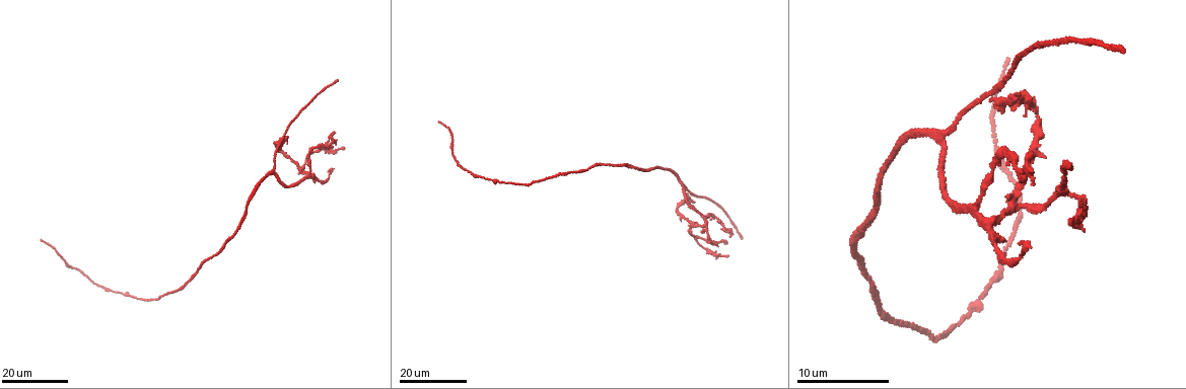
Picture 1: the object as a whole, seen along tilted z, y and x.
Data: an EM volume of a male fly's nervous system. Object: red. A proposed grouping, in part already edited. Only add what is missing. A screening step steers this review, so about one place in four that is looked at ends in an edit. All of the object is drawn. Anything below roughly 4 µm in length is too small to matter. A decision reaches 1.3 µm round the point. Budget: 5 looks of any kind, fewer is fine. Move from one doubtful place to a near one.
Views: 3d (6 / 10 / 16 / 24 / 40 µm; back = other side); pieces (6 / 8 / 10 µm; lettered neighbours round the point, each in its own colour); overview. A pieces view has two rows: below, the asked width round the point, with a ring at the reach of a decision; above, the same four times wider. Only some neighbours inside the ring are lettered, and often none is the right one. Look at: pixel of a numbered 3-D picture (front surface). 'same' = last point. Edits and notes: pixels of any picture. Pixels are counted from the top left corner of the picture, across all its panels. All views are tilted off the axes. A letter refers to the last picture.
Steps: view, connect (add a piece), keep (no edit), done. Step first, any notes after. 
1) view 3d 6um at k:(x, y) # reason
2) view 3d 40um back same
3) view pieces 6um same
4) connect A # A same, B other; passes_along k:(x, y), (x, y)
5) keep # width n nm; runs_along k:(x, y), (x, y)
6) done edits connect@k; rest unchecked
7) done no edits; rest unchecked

view 3d 24um at 1:(729, 254) # branch stops here

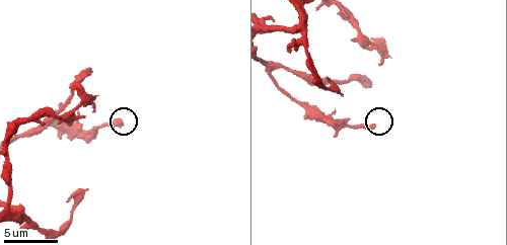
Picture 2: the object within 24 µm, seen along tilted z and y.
view pieces 6um at 2:(373, 127)

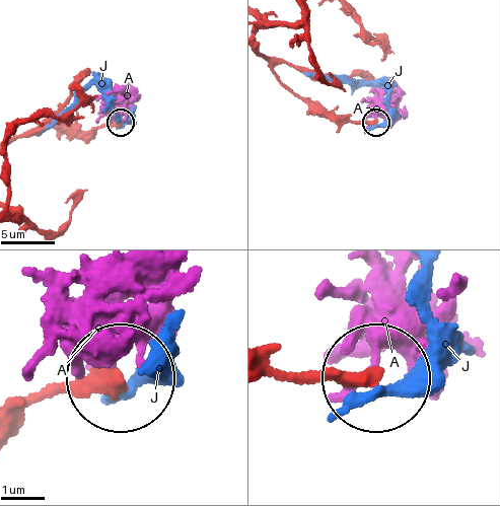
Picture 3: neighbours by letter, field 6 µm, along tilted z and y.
keep # A other, J other; runs_along 3:(17, 405), (121, 380); no lettered piece goes on from it

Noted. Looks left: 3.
view 3d 24um at 1:(337, 81)

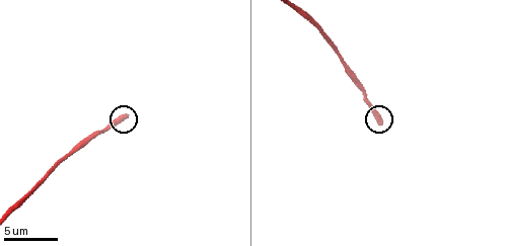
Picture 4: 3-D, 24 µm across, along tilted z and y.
view pieces 10um at 4:(124, 116) # see the neighbours

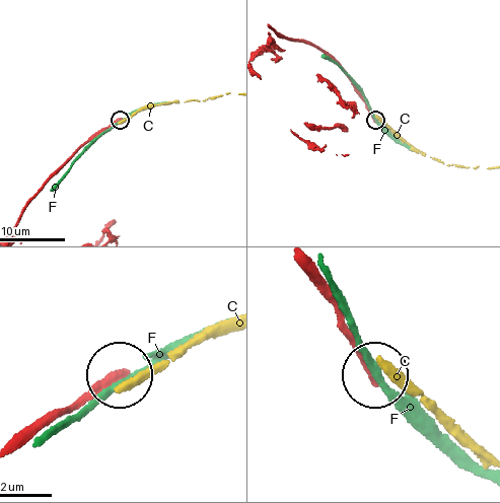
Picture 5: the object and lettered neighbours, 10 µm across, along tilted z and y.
keep # C other, F other; runs_along 5:(12, 442), (116, 376); no lettered piece goes on from it

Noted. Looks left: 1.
done no edits; rest unchecked

